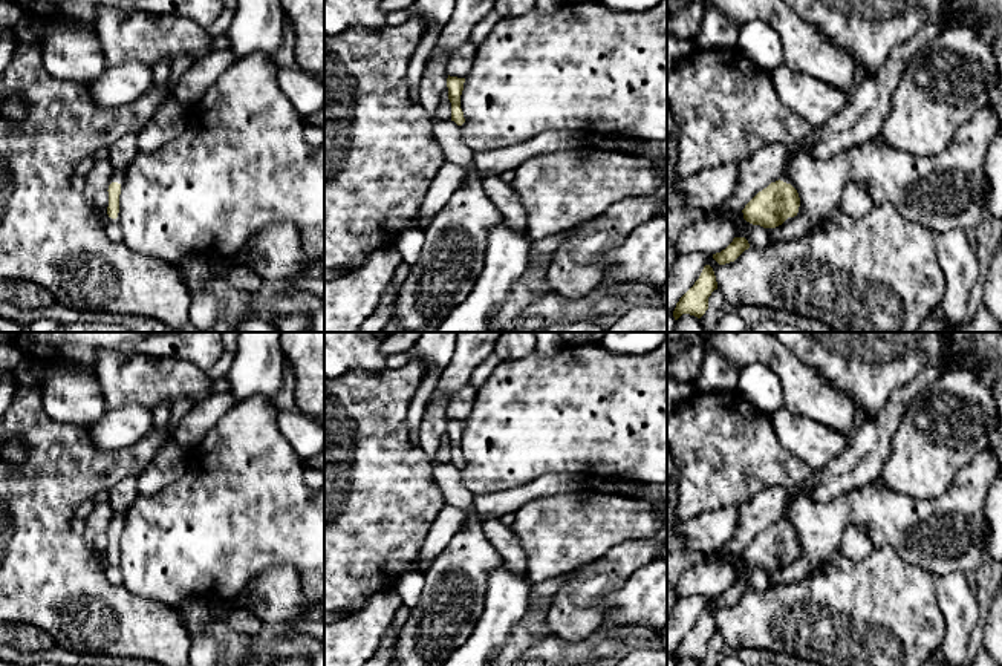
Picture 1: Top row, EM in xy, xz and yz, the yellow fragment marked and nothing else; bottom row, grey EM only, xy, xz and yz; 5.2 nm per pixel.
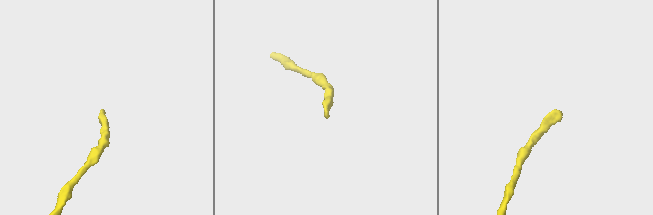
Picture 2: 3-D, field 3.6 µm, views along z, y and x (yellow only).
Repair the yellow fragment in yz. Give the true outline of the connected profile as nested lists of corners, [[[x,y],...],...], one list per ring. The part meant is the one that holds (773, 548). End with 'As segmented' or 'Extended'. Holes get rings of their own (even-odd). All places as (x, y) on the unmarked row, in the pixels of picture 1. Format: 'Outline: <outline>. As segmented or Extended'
Outline: [[[783,524],[771,525],[759,534],[742,553],[743,562],[763,571],[776,571],[799,556],[797,533]]]. As segmented

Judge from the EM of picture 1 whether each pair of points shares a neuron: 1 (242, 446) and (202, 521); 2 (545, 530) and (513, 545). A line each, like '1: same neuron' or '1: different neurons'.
1: same neuron
2: different neurons

